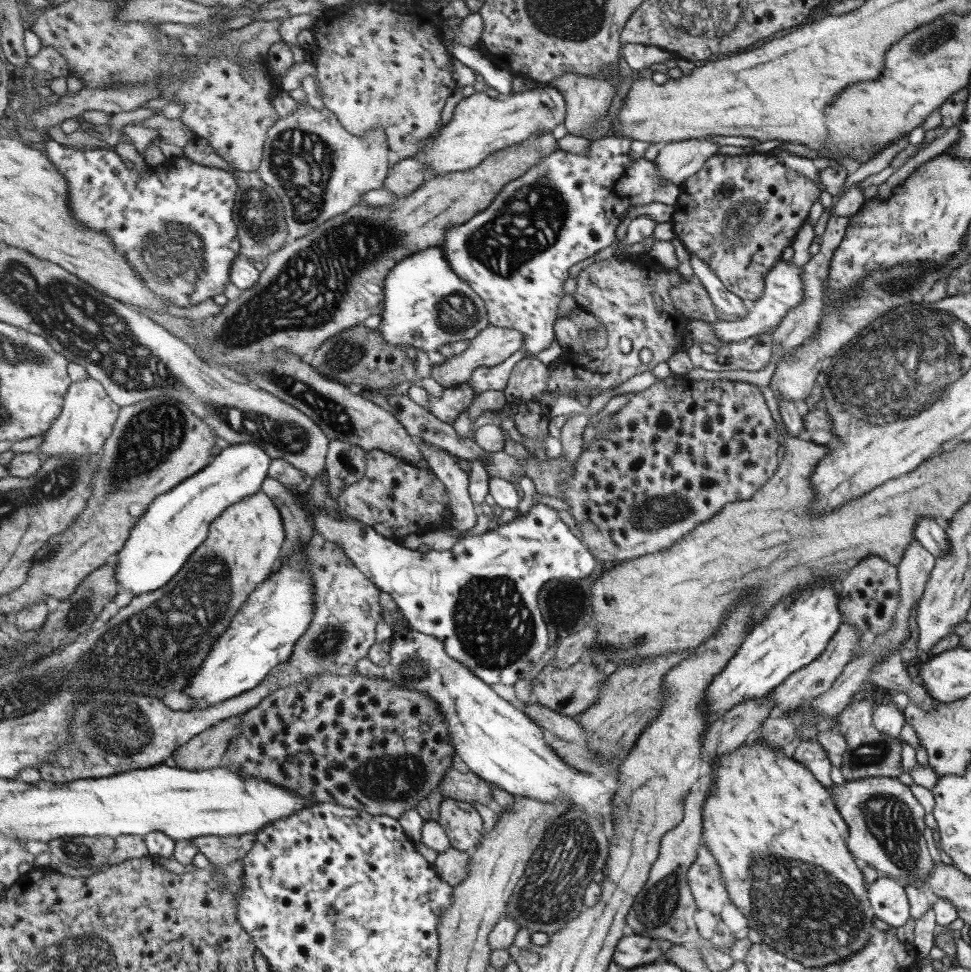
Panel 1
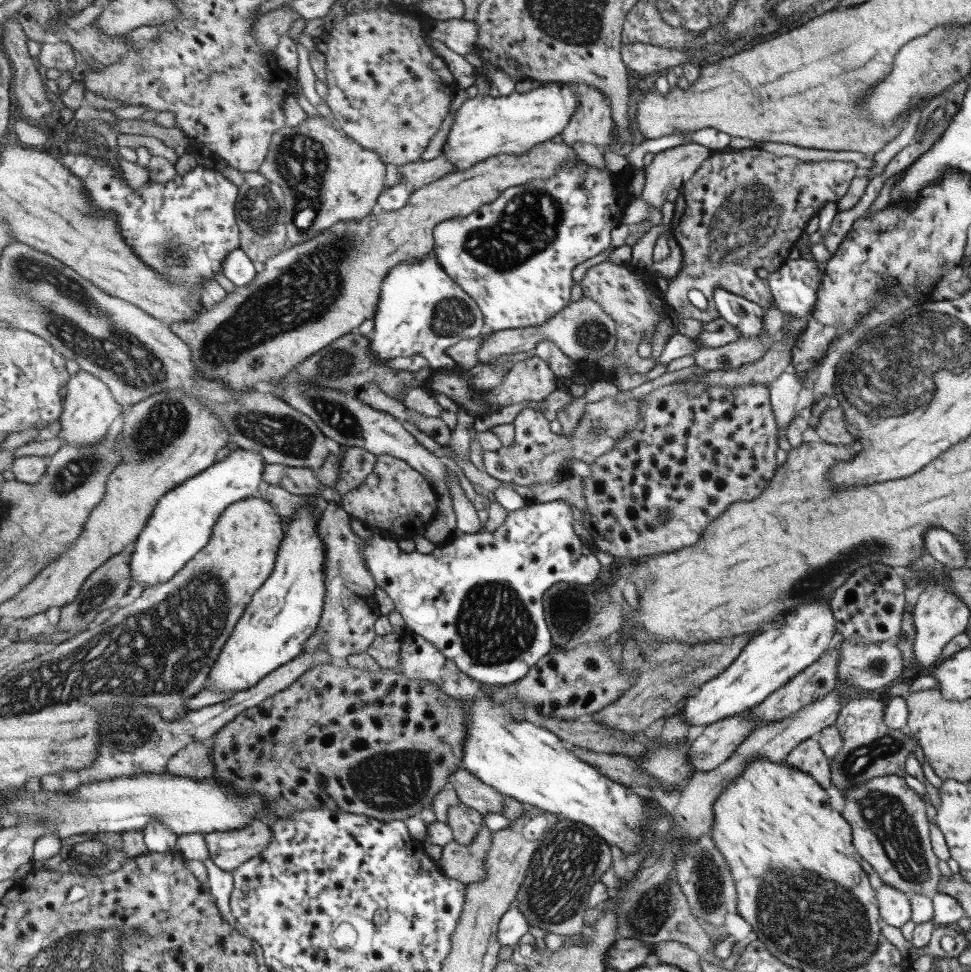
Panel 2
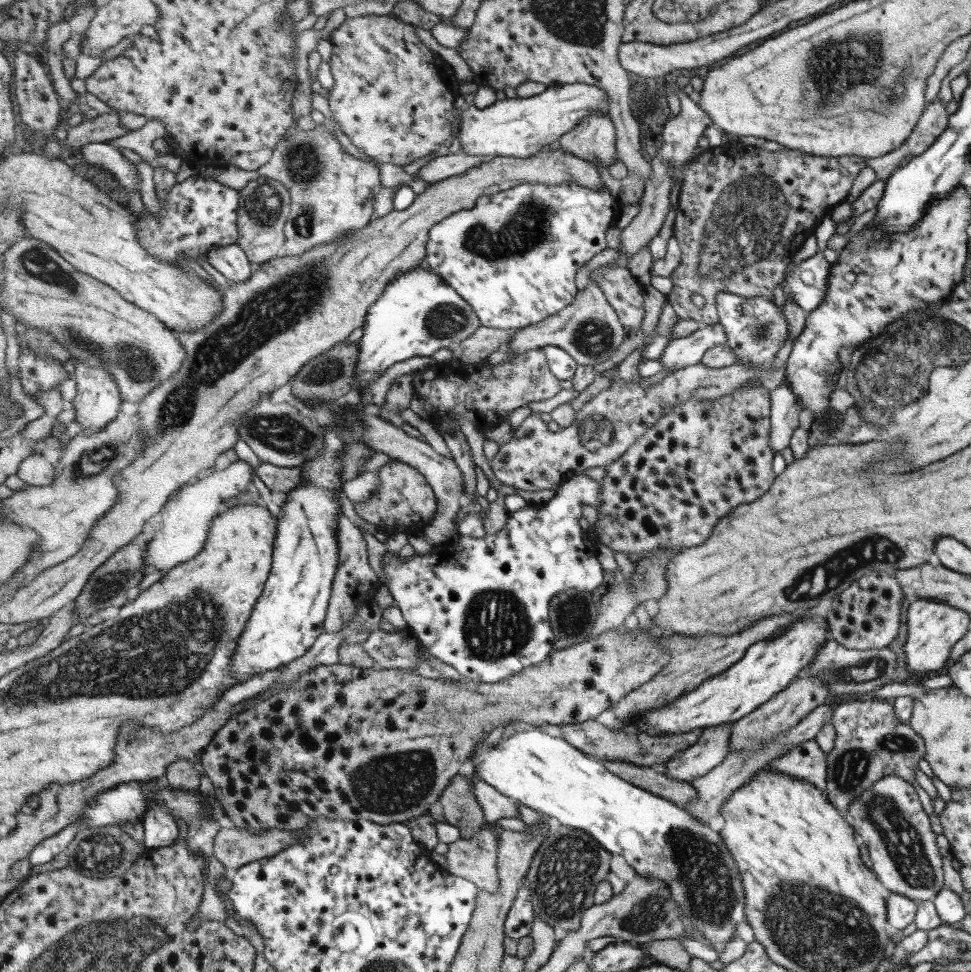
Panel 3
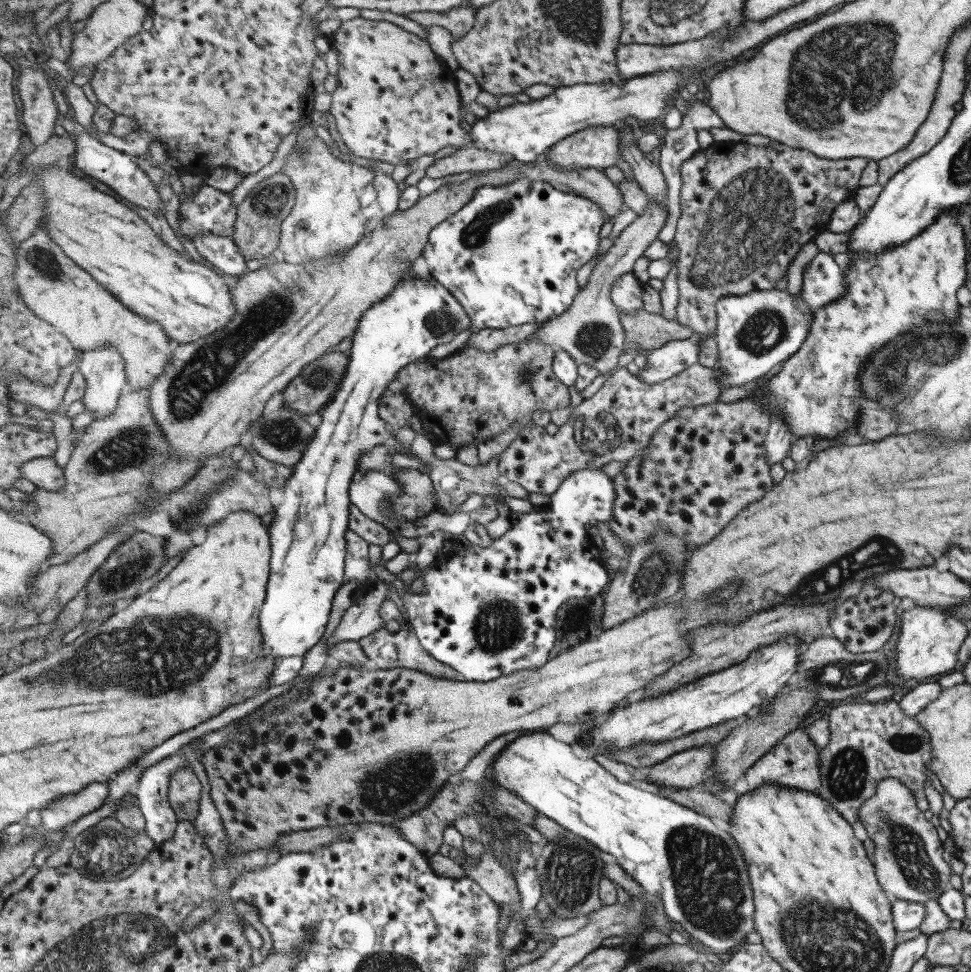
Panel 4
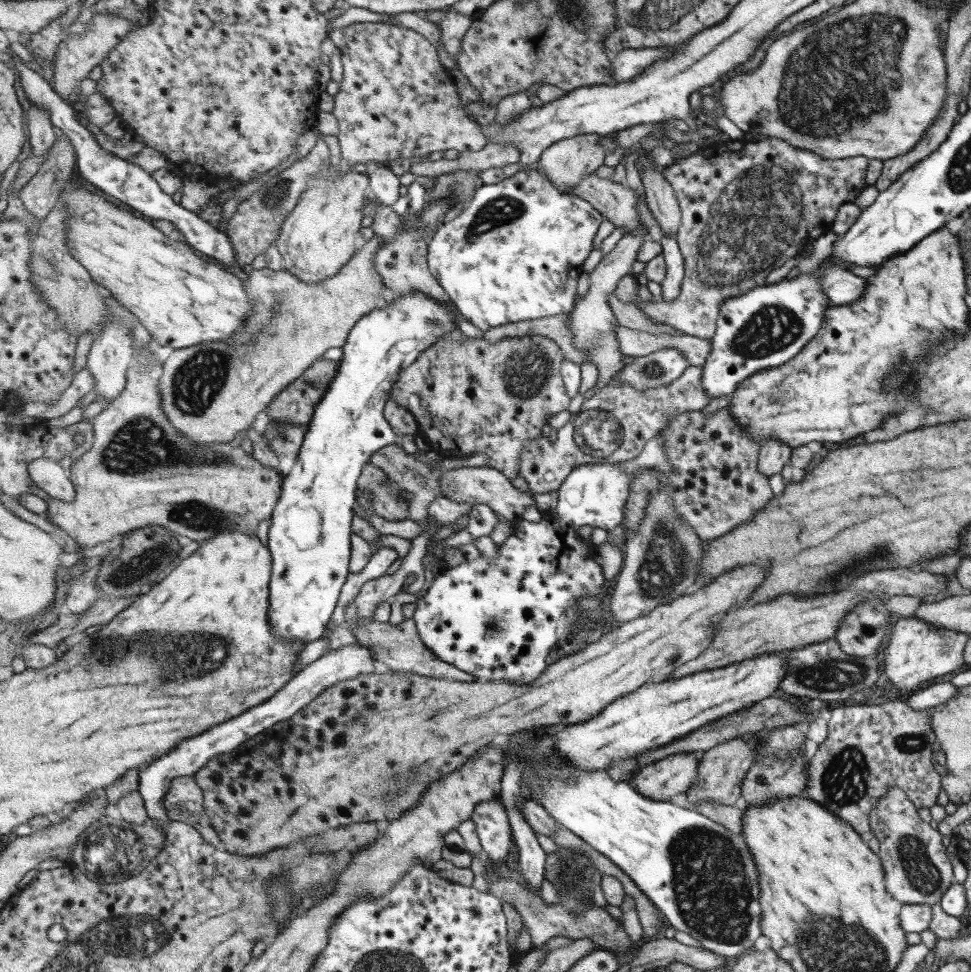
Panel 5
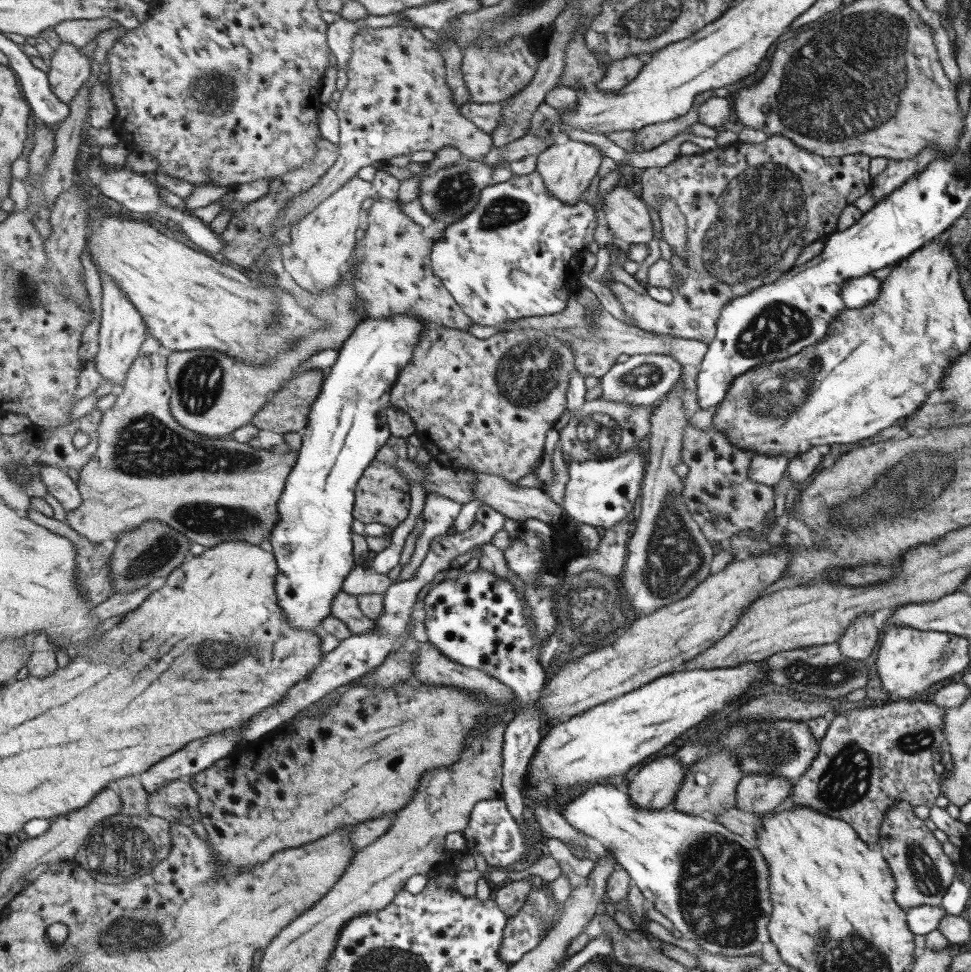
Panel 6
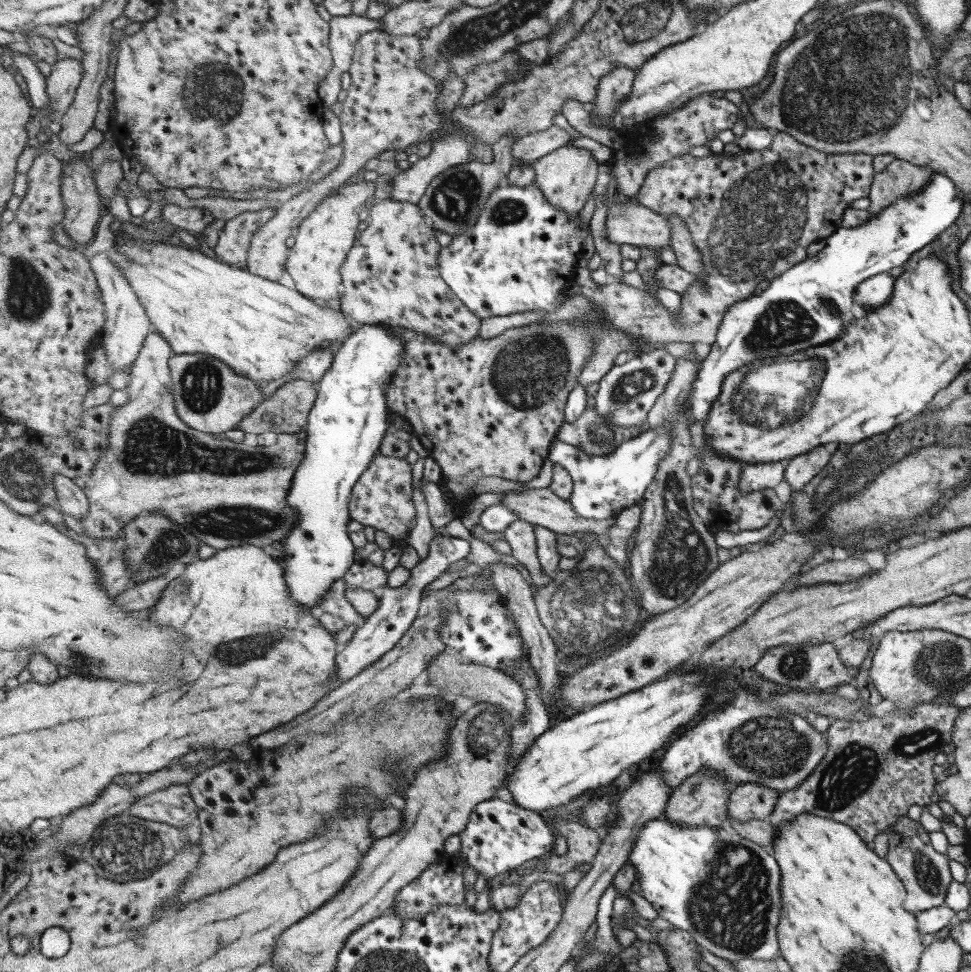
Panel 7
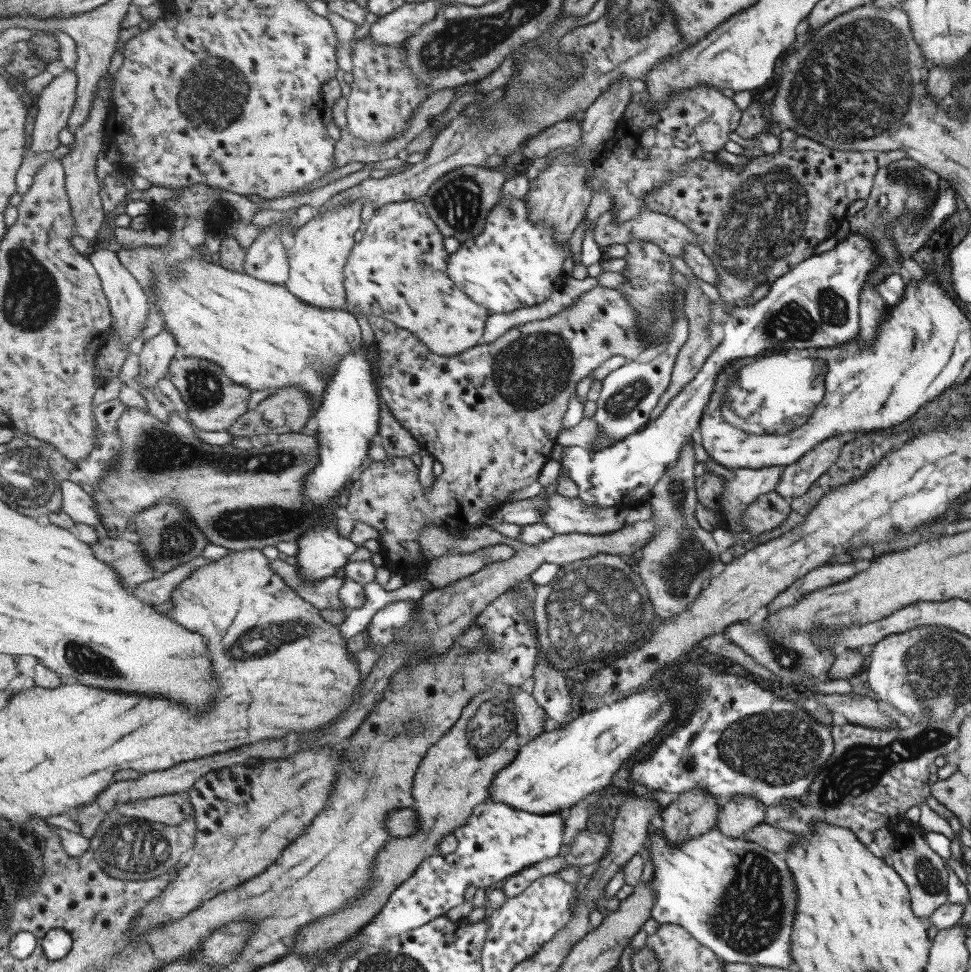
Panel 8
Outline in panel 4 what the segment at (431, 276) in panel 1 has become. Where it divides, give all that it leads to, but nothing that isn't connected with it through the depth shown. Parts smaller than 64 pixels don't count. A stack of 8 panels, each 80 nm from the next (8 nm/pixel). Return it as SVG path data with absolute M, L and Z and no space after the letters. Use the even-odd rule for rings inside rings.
M434 277L431 280L407 280L407 282L400 282L394 292L391 292L390 296L387 296L383 302L375 304L375 307L371 308L362 318L362 322L359 323L359 328L355 332L355 336L352 340L352 348L350 350L351 362L350 368L346 372L346 378L343 379L342 384L338 388L338 392L334 398L329 400L329 403L325 405L325 410L321 415L321 424L316 429L316 435L311 439L308 444L306 454L300 460L300 463L294 467L293 476L290 481L284 487L284 501L276 508L274 518L270 523L271 533L271 548L272 548L272 561L270 579L267 587L266 603L262 606L260 612L260 634L264 638L262 644L262 654L264 656L274 656L274 658L291 658L291 656L303 656L307 654L313 646L317 646L321 642L321 638L325 636L327 632L327 624L329 624L332 608L334 607L334 600L336 599L339 589L343 586L344 576L346 574L346 556L349 550L348 542L346 539L346 532L349 530L349 506L351 506L350 499L350 486L355 482L357 478L356 470L360 468L360 458L364 452L375 448L377 445L387 445L391 448L392 452L399 452L399 454L405 454L407 457L416 458L416 454L412 454L403 448L401 444L395 441L394 432L388 428L386 422L382 419L381 407L383 397L389 392L389 386L397 374L403 370L407 365L415 363L420 359L429 357L431 353L441 347L441 345L448 345L453 343L461 333L465 333L467 328L472 328L472 318L465 312L465 308L459 304L459 300L451 294L451 291L447 290L443 284L439 284Z

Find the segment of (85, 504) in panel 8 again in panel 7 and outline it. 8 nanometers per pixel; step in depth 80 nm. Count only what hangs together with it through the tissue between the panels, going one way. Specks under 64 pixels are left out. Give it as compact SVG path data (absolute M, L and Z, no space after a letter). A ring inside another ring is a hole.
M64 474L55 475L54 496L58 507L73 518L83 520L89 512L90 502L86 491Z

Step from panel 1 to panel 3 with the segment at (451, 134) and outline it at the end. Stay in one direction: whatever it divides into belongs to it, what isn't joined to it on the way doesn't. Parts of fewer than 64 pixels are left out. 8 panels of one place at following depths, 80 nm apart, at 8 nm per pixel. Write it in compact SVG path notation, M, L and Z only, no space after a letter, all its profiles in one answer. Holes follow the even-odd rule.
M583 83L551 85L545 92L529 98L517 96L496 100L492 105L482 109L474 105L464 106L461 112L462 123L458 138L460 138L461 149L467 154L489 158L508 156L516 159L528 159L543 151L549 144L553 144L555 140L561 140L566 132L578 126L587 115L603 113L608 116L609 106L606 93L596 86Z

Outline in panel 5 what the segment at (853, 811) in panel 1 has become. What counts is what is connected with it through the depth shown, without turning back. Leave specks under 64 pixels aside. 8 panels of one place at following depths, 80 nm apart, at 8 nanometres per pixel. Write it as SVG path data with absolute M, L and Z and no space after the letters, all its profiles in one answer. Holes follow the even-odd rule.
M889 788L869 812L869 829L879 843L878 857L883 869L885 889L899 904L935 904L955 882L945 847L932 824L919 818L915 805L899 788Z

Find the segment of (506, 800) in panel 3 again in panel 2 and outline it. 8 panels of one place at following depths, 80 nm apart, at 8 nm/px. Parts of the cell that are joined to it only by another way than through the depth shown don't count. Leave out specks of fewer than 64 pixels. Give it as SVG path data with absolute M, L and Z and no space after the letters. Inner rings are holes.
M468 769L457 770L451 777L451 783L461 802L481 812L483 816L489 813L501 815L503 812L503 798L493 786L482 782Z

